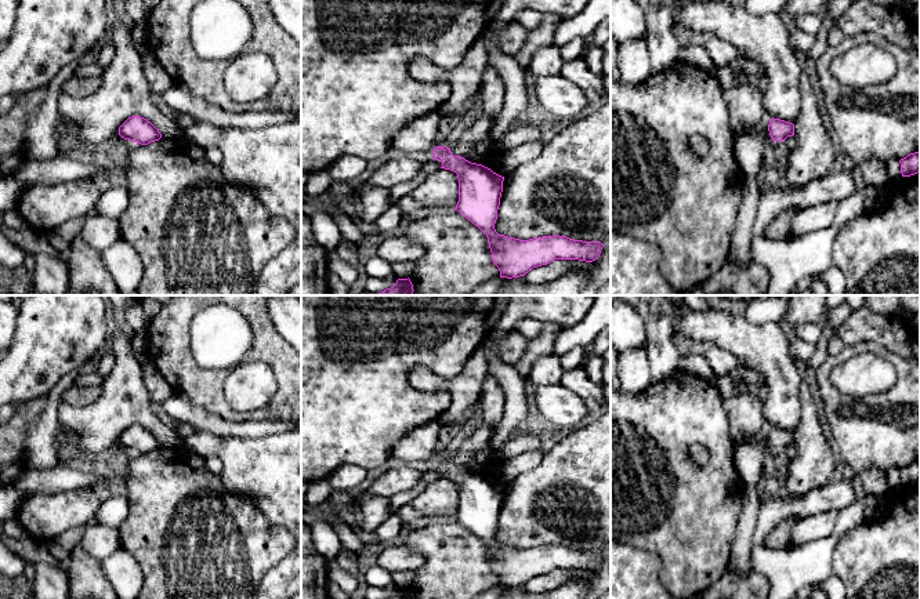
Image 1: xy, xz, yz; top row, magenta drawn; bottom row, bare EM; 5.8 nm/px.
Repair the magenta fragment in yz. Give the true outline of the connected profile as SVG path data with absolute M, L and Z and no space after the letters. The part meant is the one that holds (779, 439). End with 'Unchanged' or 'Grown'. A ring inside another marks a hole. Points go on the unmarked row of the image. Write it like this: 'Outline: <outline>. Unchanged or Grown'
Outline: M771 428L768 439L764 442L750 438L735 447L735 464L738 472L747 486L761 487L765 480L765 460L767 453L774 450L785 450L794 444L794 433Z. Grown

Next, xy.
Outline: M141 425L128 426L119 436L119 444L124 449L130 449L141 454L148 454L162 447L159 439L151 431Z. Unchanged

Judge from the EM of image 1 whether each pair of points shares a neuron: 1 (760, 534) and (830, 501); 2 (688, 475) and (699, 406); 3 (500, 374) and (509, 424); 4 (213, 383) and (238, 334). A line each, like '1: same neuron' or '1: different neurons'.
1: same neuron
2: same neuron
3: same neuron
4: different neurons

